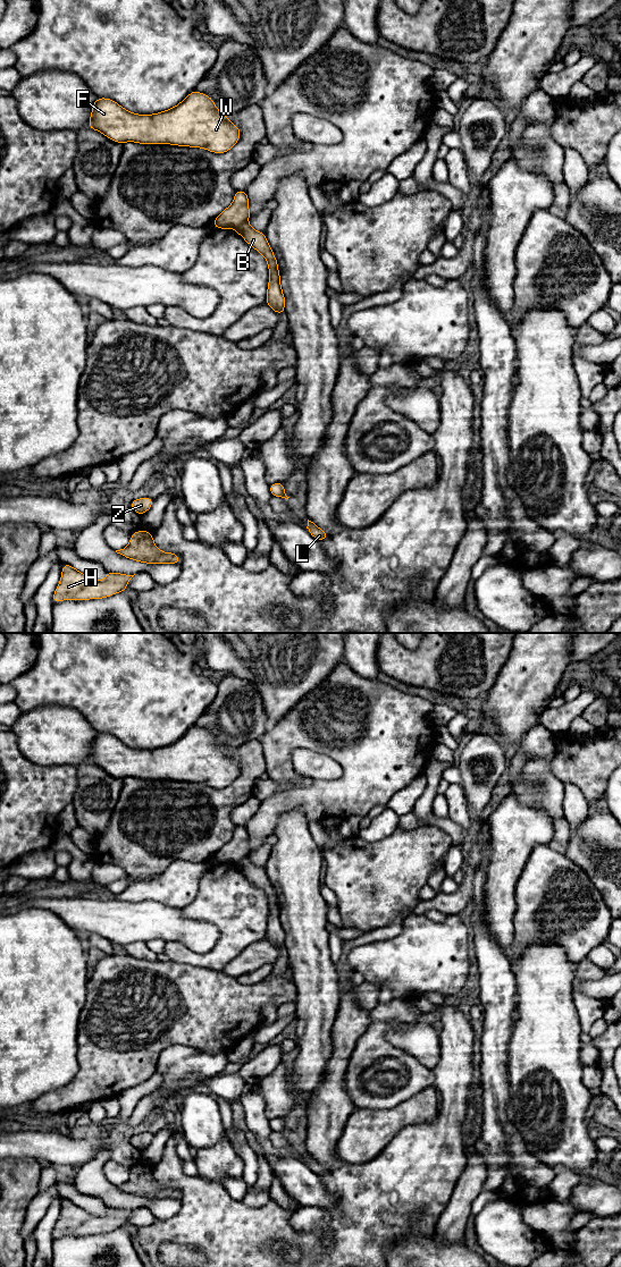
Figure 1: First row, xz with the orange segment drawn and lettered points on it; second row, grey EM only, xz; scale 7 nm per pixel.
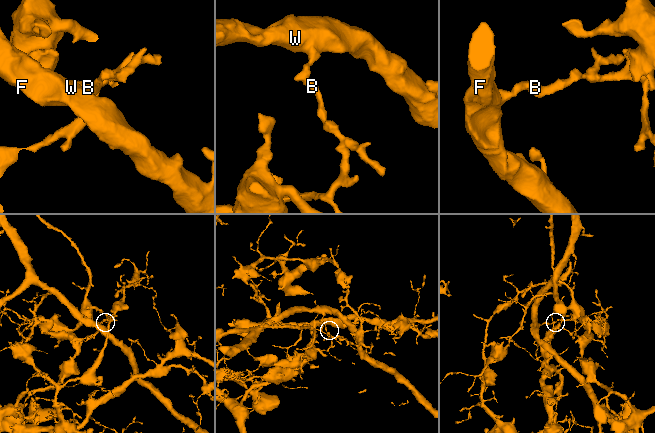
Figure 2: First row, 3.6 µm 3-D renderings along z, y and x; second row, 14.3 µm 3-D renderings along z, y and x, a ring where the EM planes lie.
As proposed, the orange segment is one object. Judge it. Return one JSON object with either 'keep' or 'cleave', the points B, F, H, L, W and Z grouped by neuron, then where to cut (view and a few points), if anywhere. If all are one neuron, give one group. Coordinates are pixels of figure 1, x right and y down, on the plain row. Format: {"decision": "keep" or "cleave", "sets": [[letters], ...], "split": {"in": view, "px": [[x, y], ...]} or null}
{"decision": "cleave", "sets": [["B", "L"], ["F", "H", "W", "Z"]], "split": {"in": "xz", "px": [[246, 856], [235, 864]]}}

